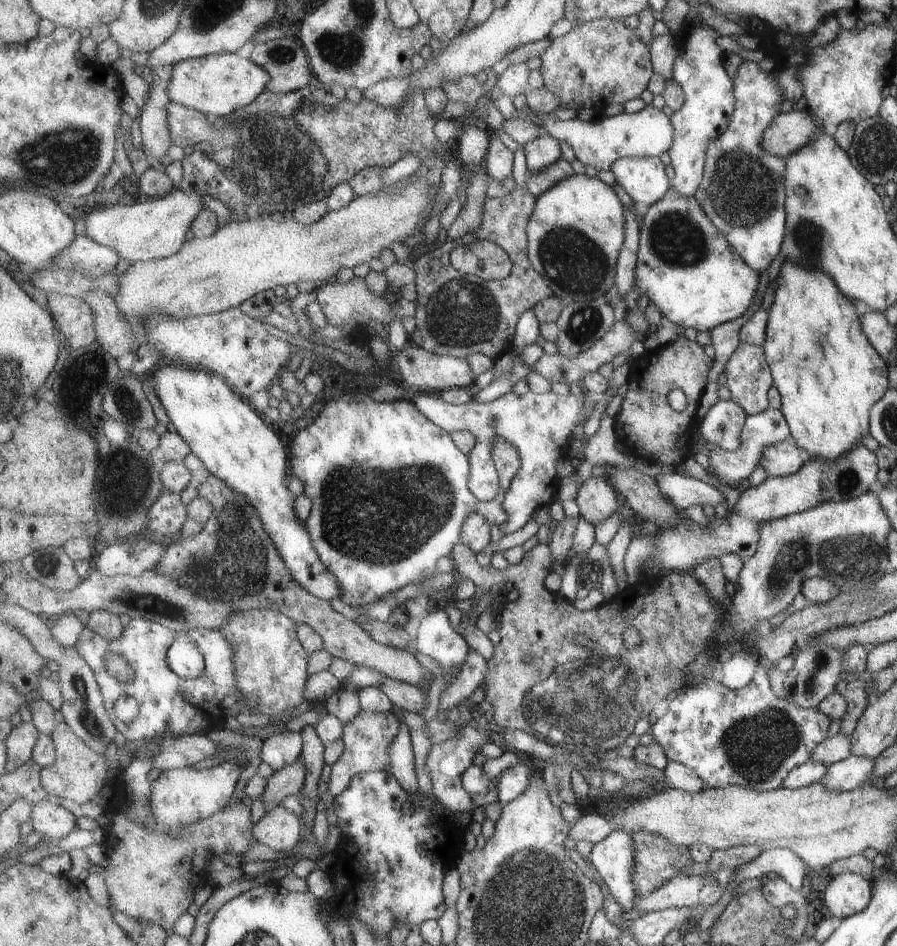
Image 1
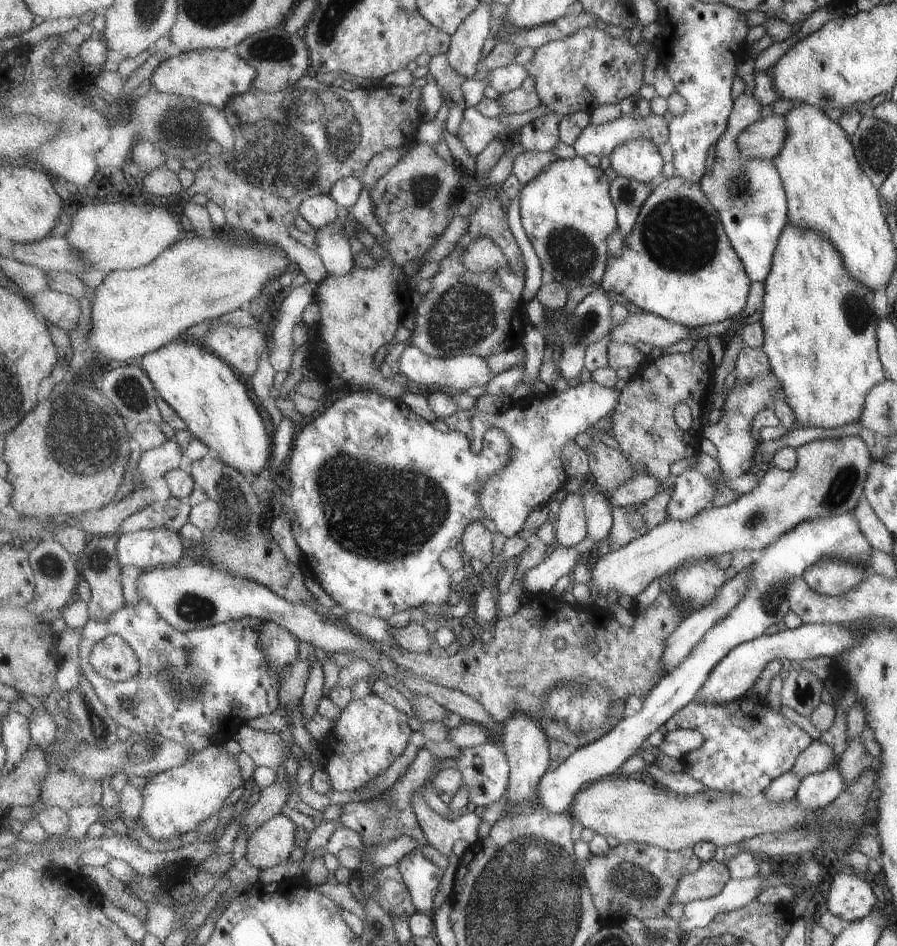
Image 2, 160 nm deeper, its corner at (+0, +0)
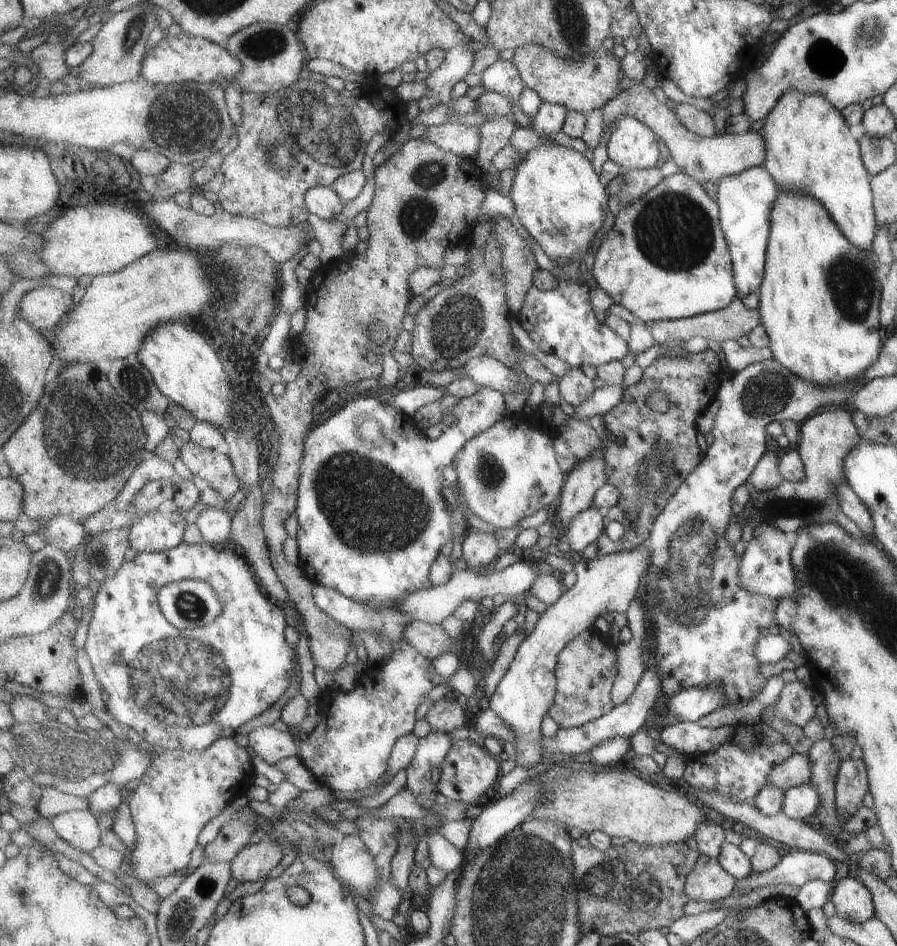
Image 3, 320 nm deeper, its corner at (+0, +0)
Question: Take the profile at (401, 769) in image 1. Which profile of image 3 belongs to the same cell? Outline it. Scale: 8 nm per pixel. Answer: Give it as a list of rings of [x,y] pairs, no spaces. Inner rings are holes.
[[[433,827],[428,833],[428,849],[430,853],[430,862],[433,867],[451,874],[459,870],[467,862],[463,851],[459,850],[441,834],[440,828]]]

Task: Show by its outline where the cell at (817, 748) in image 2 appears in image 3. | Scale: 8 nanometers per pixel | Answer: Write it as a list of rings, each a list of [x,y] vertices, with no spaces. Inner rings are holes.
[[[792,754],[780,766],[773,768],[766,784],[773,784],[785,791],[793,786],[808,783],[812,775],[812,764],[808,757],[802,754]]]

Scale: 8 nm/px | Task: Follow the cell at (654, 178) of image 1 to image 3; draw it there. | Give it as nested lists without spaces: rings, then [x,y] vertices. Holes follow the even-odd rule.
[[[632,115],[623,116],[621,120],[615,122],[615,128],[608,141],[608,158],[625,171],[657,168],[655,164],[661,158],[661,148],[657,144],[658,138],[647,124],[640,122]]]

